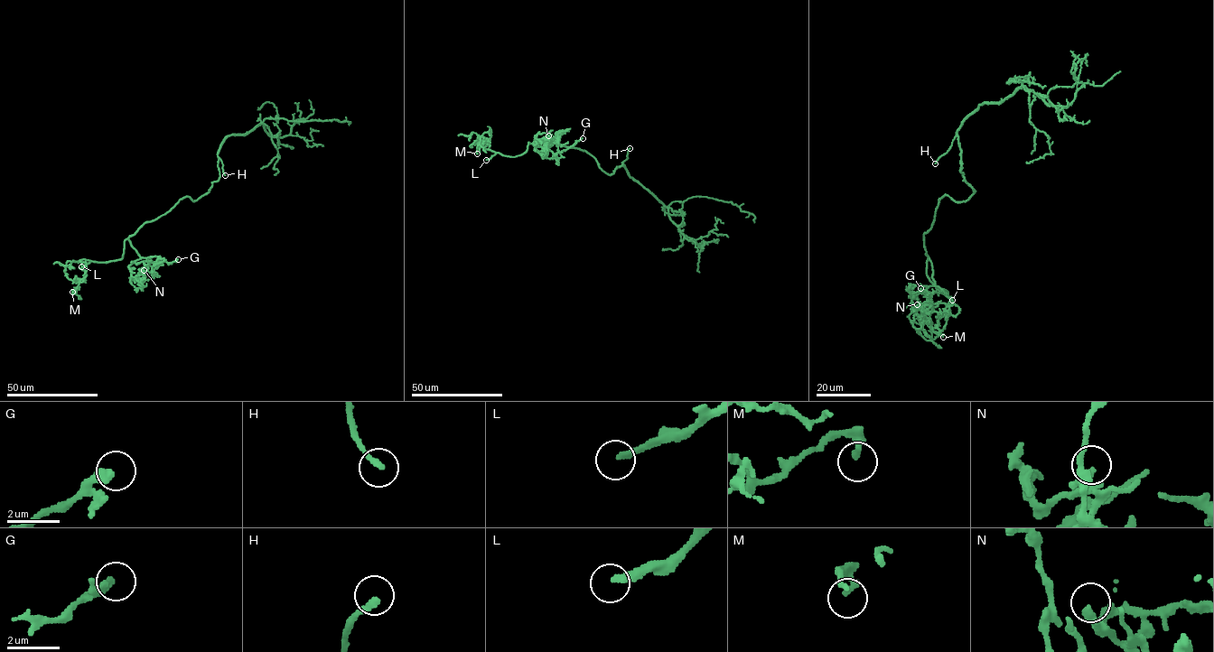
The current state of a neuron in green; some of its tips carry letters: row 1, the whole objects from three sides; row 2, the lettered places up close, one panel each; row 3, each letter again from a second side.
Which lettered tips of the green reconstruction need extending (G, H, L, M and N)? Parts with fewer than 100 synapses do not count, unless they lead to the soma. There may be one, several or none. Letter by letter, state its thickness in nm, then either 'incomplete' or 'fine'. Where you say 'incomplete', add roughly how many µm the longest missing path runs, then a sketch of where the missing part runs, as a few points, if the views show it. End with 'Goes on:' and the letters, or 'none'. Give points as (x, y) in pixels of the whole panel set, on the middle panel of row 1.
G: calibre 340 nm; fine
H: calibre 240 nm; incomplete; missing 30 µm; course (630, 148), (636, 128), (642, 118), (649, 116)
L: calibre 220 nm; incomplete; missing 35 µm; course (486, 160), (473, 158), (464, 152), (470, 138), (473, 135), (476, 137)
M: calibre 240 nm; fine
N: calibre 190 nm; fine
Goes on: H, L

